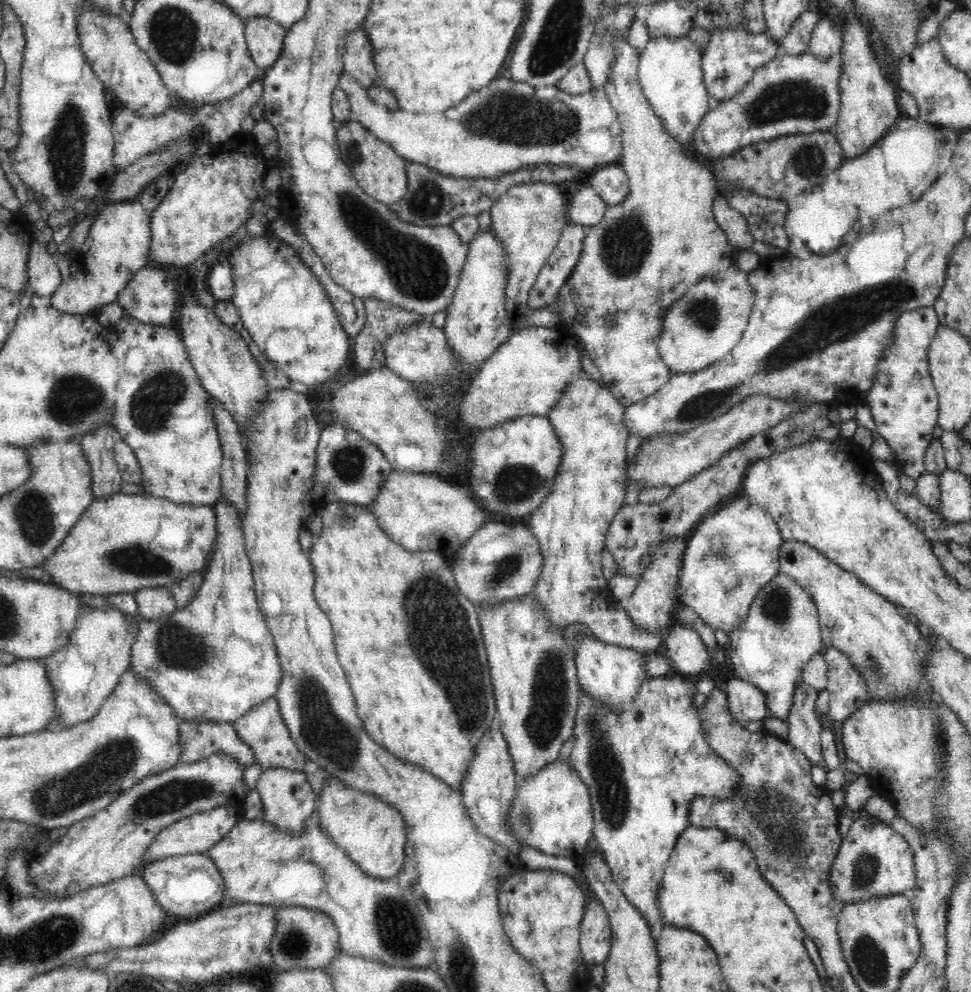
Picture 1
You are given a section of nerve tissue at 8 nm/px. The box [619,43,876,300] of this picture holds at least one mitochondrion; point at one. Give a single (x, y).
(788, 98)

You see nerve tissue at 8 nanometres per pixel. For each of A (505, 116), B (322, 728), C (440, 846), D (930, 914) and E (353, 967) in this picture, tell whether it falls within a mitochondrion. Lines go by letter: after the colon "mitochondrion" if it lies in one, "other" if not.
A: mitochondrion
B: mitochondrion
C: other
D: other
E: other

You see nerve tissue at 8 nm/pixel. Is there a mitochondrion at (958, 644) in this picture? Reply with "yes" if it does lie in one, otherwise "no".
no

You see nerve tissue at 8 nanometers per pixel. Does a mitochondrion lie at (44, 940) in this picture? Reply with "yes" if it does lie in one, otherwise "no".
yes

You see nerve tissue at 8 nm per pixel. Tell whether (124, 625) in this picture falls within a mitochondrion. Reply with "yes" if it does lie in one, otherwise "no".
no

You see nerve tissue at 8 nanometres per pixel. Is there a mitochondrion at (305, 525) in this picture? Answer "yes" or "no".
no

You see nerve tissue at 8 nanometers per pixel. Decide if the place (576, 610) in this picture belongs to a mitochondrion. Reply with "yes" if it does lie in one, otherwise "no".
no

